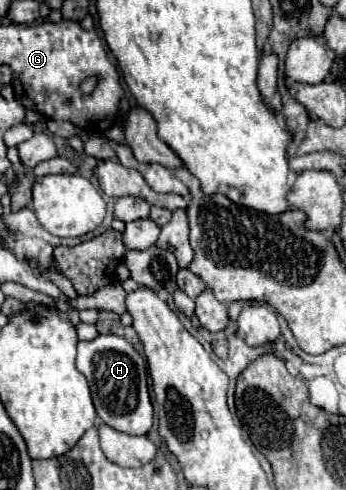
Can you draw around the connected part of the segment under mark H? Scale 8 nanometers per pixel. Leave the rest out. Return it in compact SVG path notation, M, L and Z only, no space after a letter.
M99 334L95 340L77 344L77 368L87 378L97 416L125 434L147 434L153 426L153 406L147 390L143 356L121 336Z

